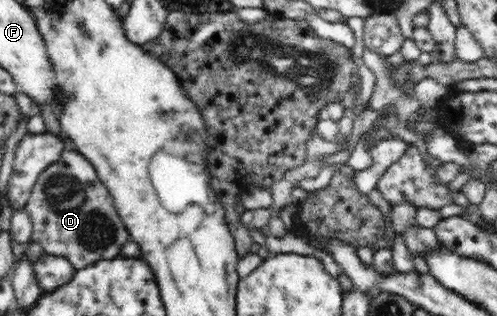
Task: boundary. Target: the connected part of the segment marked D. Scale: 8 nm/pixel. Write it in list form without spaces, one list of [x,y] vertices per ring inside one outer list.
[[[72,148],[65,150],[57,162],[40,174],[25,210],[33,225],[30,241],[39,242],[47,254],[67,257],[75,270],[99,259],[121,256],[122,244],[130,240],[117,216],[113,197],[98,180],[94,166]]]

